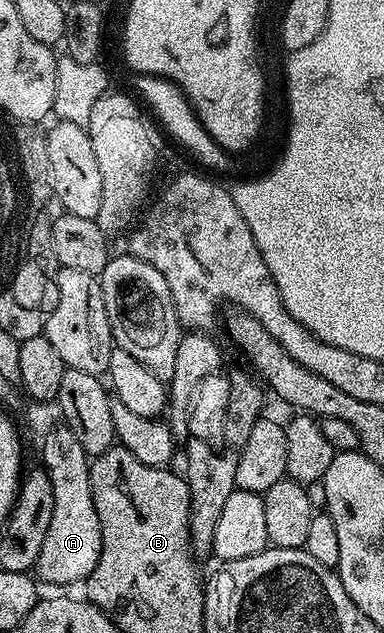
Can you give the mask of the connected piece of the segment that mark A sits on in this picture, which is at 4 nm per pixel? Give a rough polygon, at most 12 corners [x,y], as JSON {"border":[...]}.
{"border":[[77,434],[42,437],[53,519],[34,571],[86,581],[101,554],[91,460]]}

